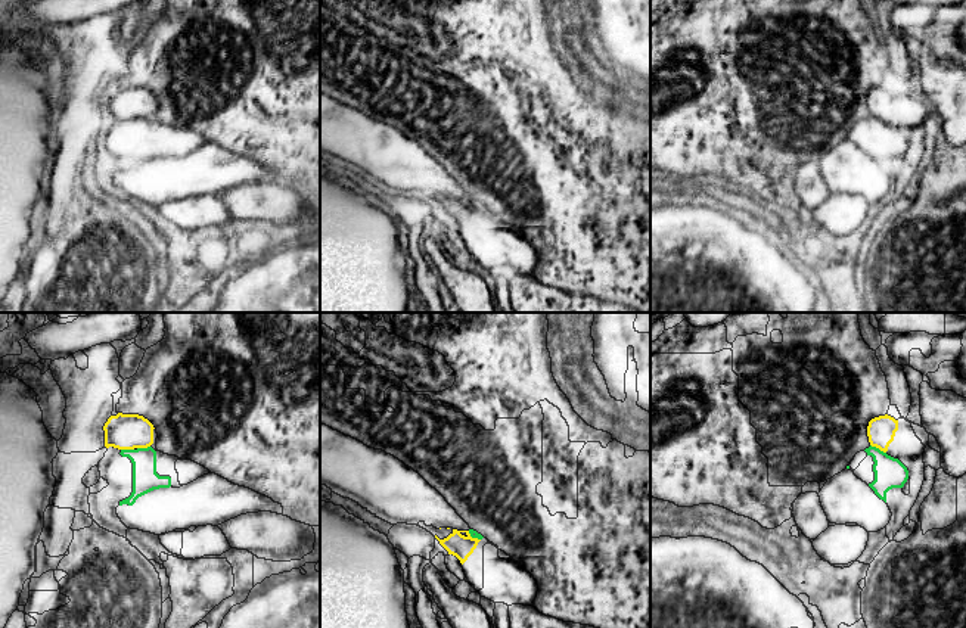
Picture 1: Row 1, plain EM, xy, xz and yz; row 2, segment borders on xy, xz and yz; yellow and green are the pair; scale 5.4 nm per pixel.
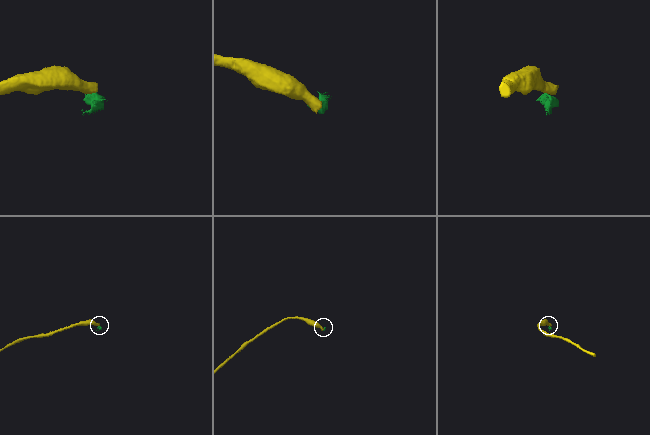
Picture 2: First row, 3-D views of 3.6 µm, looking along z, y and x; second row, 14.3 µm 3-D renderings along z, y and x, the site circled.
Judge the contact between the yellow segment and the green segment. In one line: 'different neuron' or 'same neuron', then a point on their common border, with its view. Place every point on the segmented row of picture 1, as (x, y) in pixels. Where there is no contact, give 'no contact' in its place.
different neuron | yz (878, 447)

